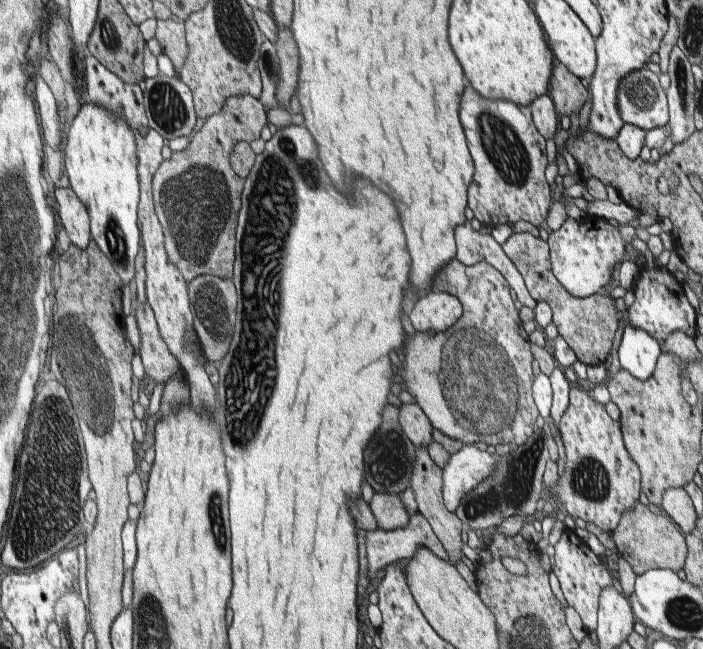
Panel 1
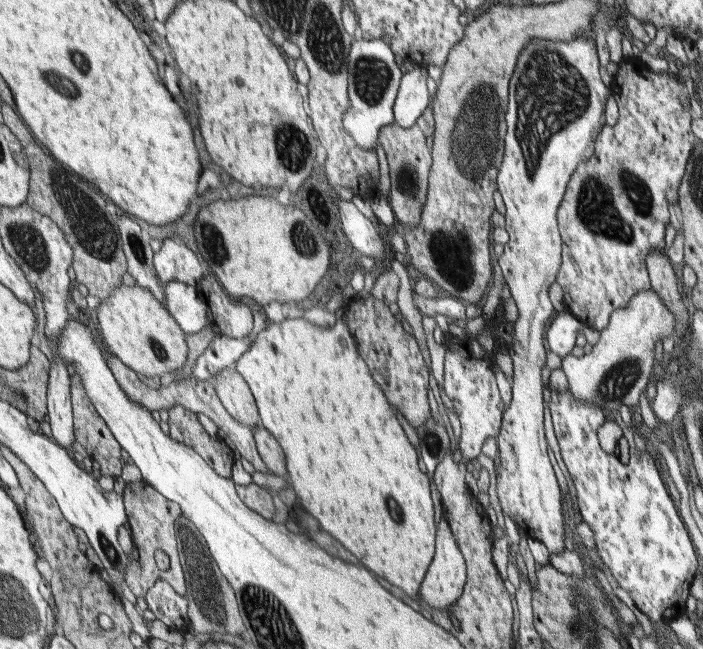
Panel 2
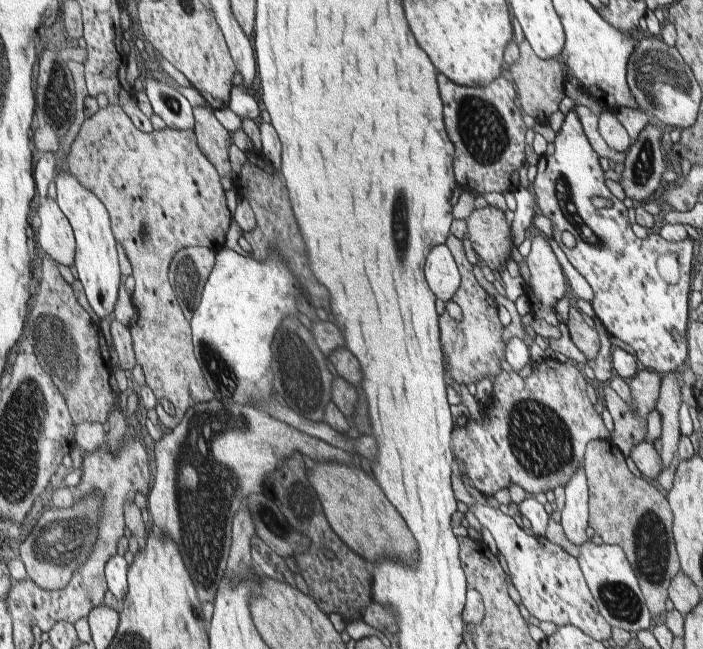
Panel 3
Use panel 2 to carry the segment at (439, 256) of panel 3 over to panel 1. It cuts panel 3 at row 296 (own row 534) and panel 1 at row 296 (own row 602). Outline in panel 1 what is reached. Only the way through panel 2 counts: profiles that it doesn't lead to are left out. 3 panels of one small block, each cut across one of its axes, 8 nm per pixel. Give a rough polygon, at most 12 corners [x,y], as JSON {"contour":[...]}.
{"contour":[[429,292],[409,310],[417,334],[447,334],[463,316],[459,298]]}

